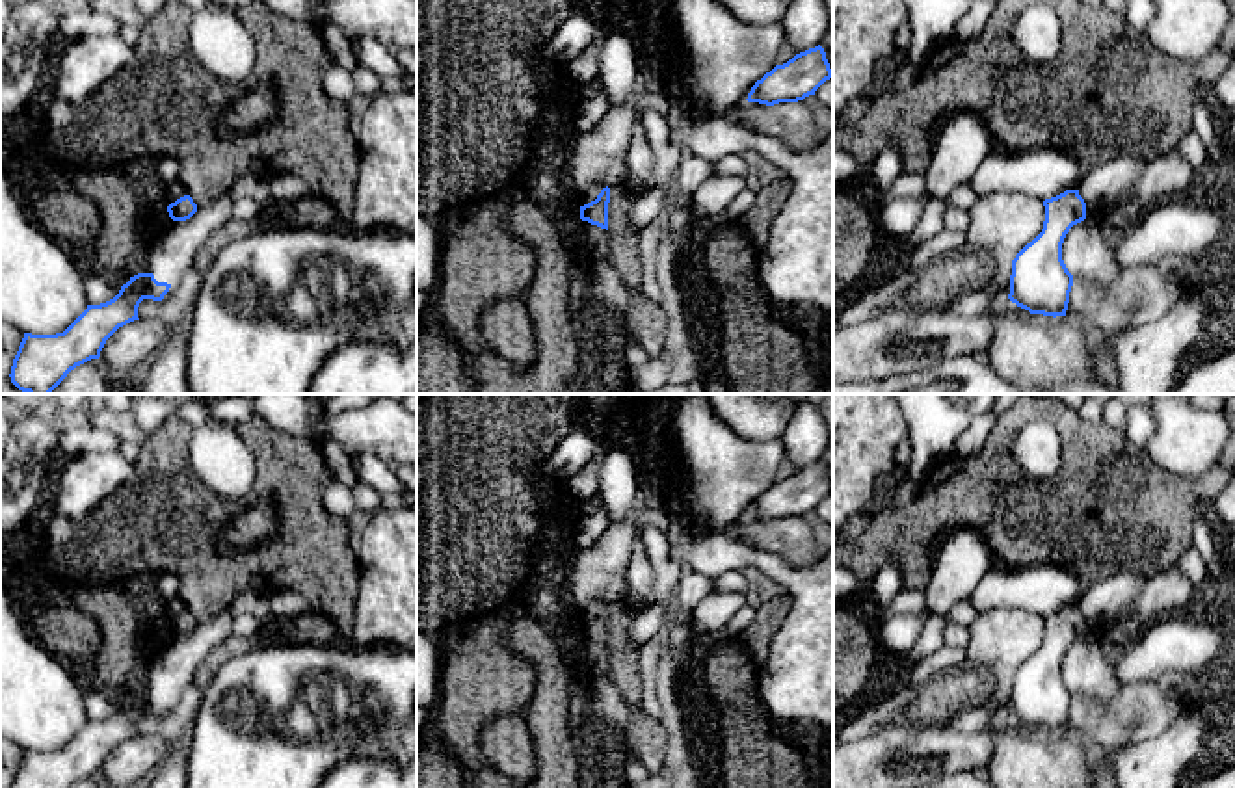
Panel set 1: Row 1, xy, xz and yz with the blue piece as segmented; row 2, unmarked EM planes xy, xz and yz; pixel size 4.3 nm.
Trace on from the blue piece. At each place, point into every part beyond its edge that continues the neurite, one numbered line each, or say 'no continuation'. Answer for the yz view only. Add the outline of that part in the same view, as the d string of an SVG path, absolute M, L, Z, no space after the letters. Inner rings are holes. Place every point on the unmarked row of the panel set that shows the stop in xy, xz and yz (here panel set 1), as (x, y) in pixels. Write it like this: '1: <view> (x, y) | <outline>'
no continuation

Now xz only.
no continuation

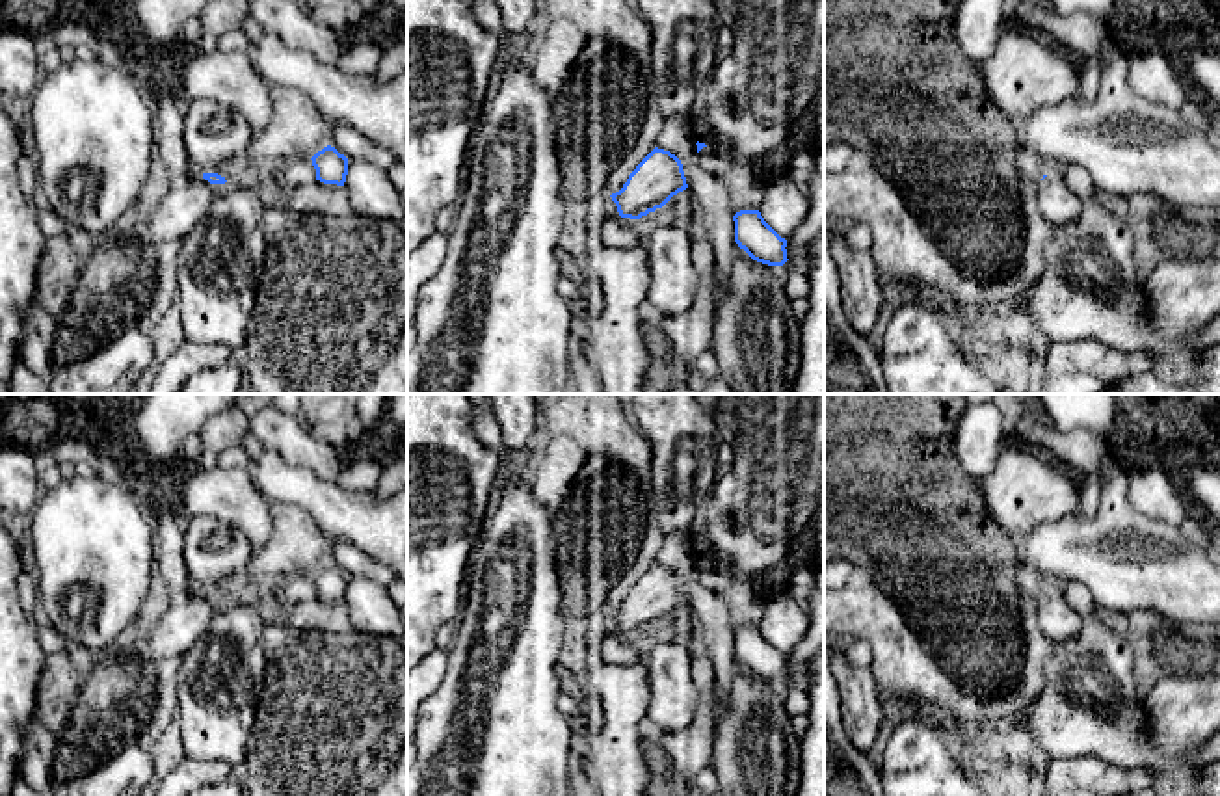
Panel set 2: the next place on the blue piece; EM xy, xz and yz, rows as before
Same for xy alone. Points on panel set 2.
1: xy (188, 616) | M179 593L162 617L134 647L136 657L154 666L167 657L184 655L210 623L210 599Z

